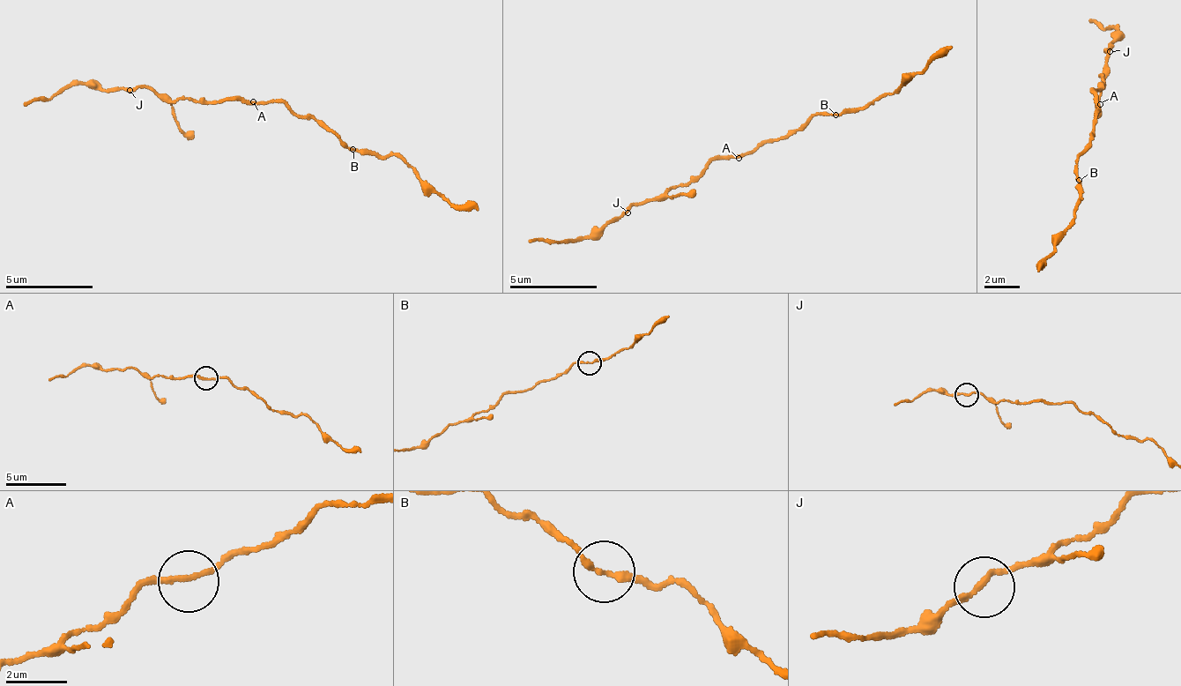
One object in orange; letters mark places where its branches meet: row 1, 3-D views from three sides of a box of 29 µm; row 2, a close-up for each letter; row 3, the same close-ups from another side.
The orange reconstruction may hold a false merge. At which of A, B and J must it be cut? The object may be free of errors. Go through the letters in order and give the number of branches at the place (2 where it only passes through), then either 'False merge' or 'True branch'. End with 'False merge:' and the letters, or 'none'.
A: Branches: 2. True branch
B: Branches: 2. True branch
J: Branches: 2. True branch
False merge: none

